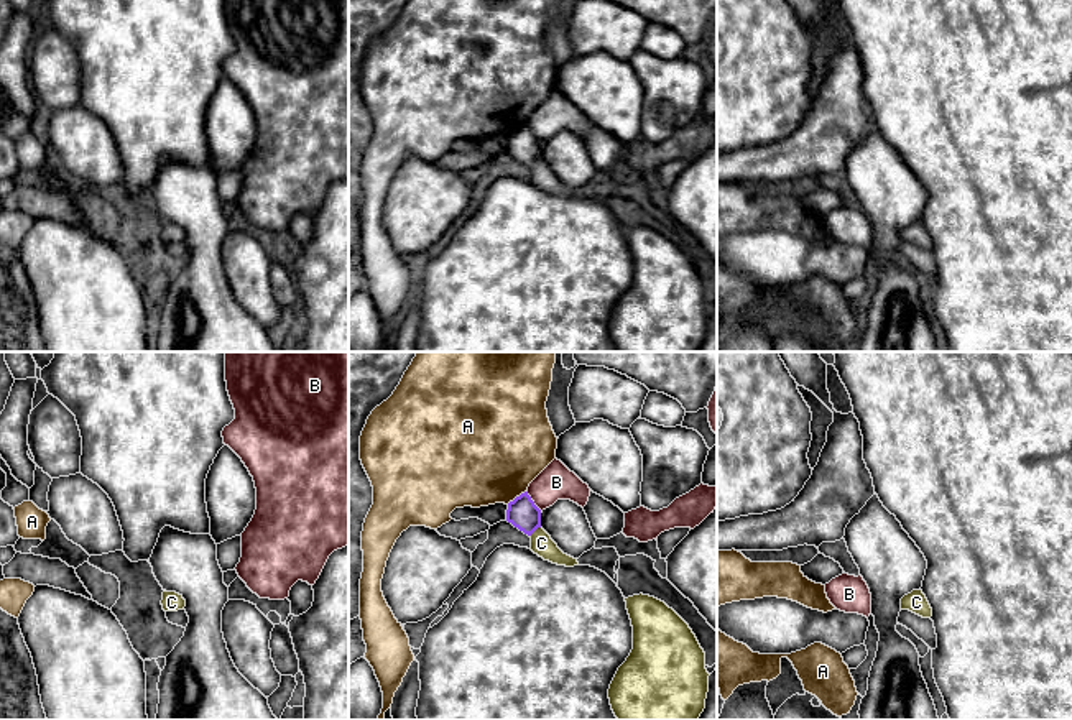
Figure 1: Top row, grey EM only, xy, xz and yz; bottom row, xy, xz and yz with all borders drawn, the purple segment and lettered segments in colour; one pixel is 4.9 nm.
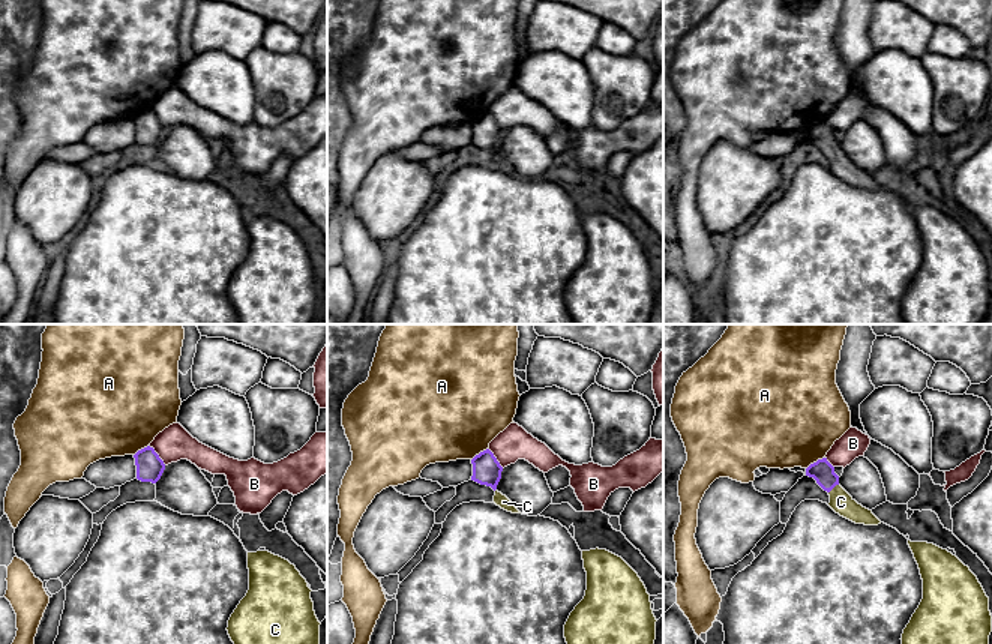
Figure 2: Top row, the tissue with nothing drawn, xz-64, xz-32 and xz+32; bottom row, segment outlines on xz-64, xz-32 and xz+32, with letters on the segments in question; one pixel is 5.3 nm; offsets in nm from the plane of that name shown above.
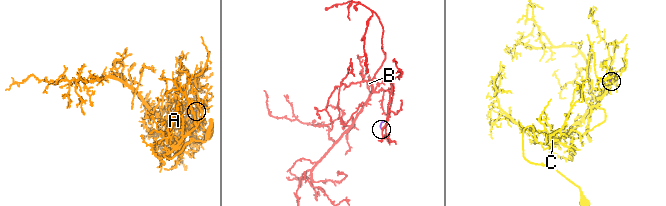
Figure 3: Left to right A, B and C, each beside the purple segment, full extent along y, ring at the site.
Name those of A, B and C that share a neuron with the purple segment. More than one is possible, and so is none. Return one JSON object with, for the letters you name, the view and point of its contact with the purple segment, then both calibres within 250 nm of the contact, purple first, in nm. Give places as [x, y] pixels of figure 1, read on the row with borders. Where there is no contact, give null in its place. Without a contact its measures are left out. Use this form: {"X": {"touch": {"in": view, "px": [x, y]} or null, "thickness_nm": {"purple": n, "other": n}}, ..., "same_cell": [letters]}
{"C": {"touch": {"in": "xz", "px": [535, 530]}, "thickness_nm": {"purple": 150, "other": 110}}, "same_cell": ["C"]}

